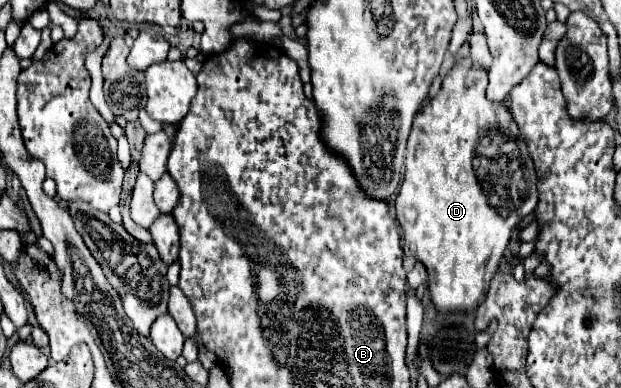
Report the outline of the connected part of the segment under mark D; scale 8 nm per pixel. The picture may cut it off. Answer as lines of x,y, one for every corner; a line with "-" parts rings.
470,59
456,61
440,93
414,119
406,147
406,171
396,197
396,217
404,235
404,253
424,263
432,305
444,315
476,311
502,263
512,229
522,219
520,211
526,207
524,215
528,215
538,203
536,171
518,135
518,127
512,123
506,104
488,101
484,91
486,71
474,67

